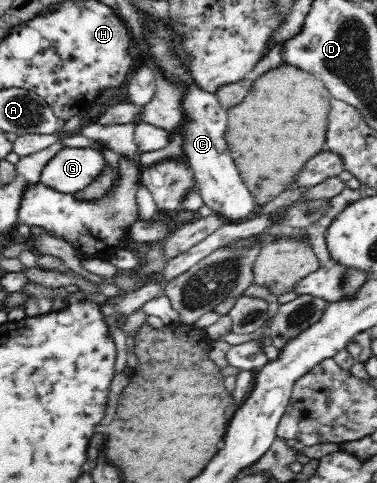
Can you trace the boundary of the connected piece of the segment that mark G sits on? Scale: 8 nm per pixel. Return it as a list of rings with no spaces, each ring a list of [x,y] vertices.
[[[62,148],[43,167],[40,181],[59,192],[74,193],[91,183],[106,164],[100,150]]]

